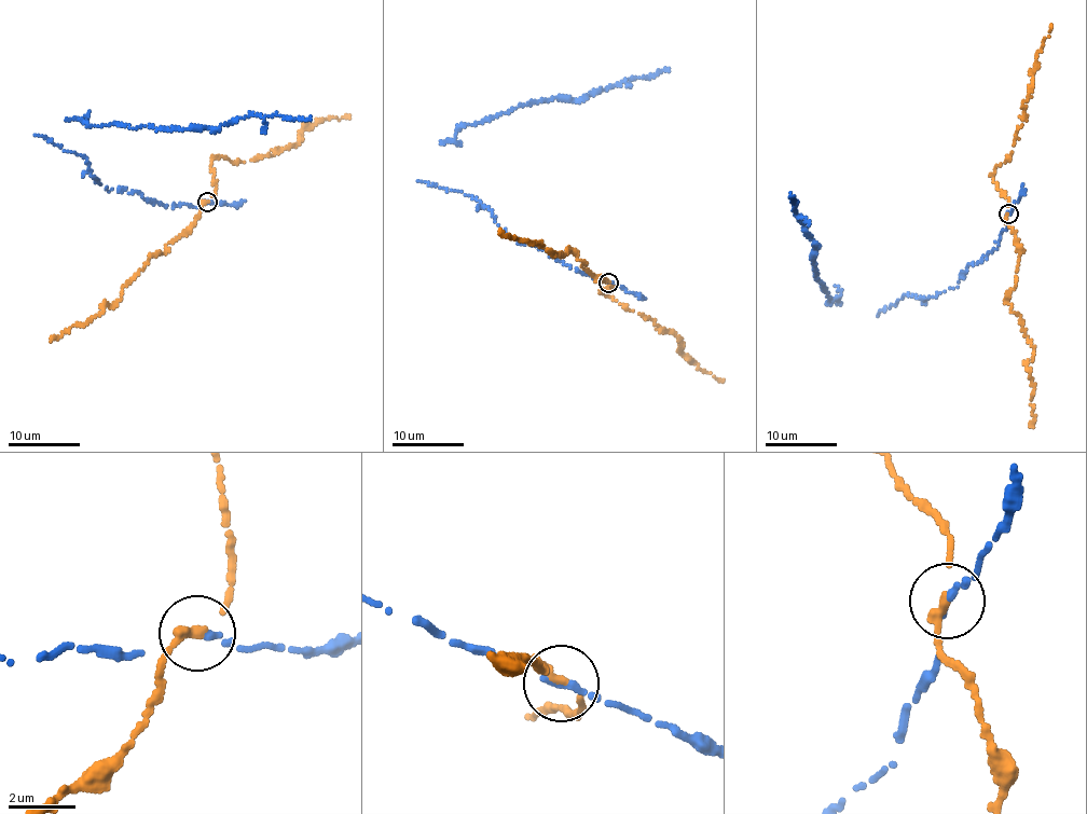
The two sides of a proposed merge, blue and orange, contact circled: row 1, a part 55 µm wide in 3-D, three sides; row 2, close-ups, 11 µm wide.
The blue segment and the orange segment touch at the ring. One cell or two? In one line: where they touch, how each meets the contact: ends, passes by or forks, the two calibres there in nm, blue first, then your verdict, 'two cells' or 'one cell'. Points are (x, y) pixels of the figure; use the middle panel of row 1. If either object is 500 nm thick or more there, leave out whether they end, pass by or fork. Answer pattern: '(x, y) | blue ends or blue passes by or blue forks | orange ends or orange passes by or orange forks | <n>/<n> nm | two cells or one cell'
(608, 283) | blue ends | orange passes by | 240/220 nm | two cells

